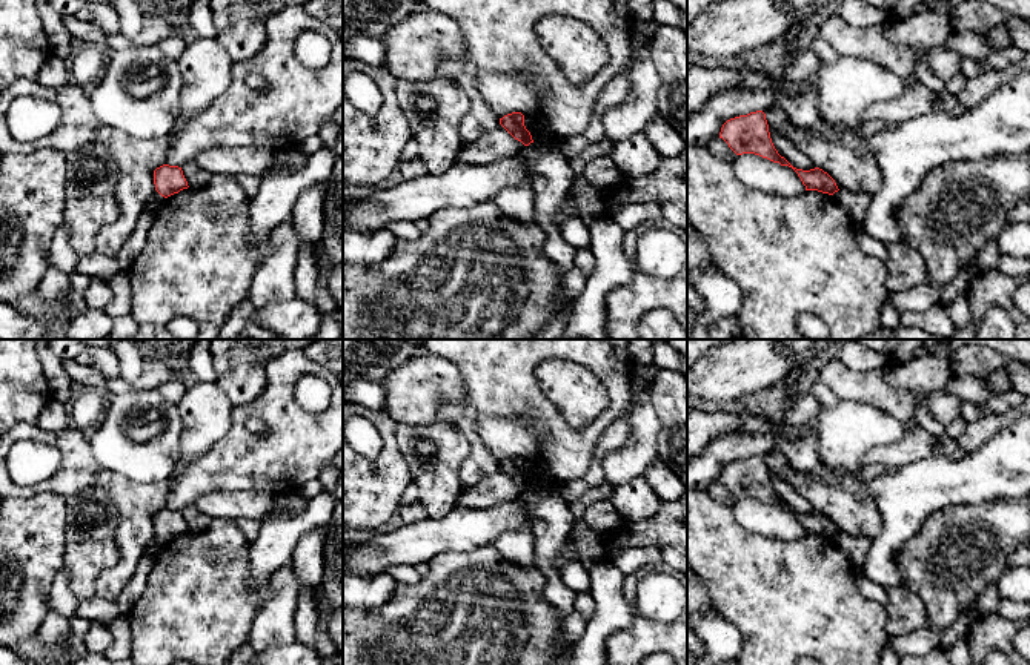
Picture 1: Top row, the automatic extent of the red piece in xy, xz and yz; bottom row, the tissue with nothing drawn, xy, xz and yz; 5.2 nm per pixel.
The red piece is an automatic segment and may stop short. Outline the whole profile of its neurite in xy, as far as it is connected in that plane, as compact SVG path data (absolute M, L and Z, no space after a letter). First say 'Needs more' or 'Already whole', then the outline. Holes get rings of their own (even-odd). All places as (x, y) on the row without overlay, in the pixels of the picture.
Already whole. M169 508L154 514L154 528L155 534L164 542L189 531L181 511Z

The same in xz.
Already whole. M512 456L500 462L500 468L524 490L533 487L530 476L524 470L524 459L521 456Z

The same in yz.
Already whole. M763 455L727 464L721 471L719 482L723 482L736 499L755 498L781 510L792 511L806 530L806 534L818 534L829 539L839 534L835 524L822 513L796 513L778 498L772 487Z

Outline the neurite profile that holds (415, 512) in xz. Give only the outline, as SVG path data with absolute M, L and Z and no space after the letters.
M420 502L401 505L398 513L404 524L420 522L429 518L426 508Z

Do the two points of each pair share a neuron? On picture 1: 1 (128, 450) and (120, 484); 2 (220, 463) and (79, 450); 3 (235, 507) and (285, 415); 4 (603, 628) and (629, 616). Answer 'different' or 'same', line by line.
1: different
2: different
3: different
4: same

